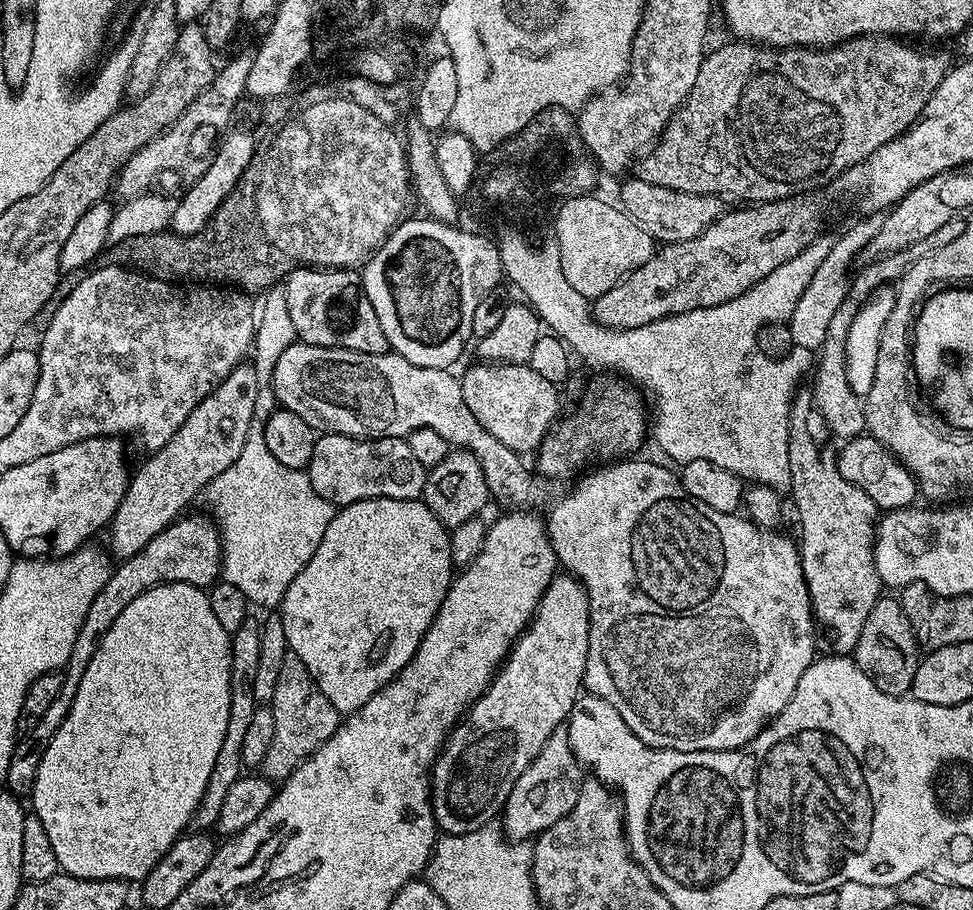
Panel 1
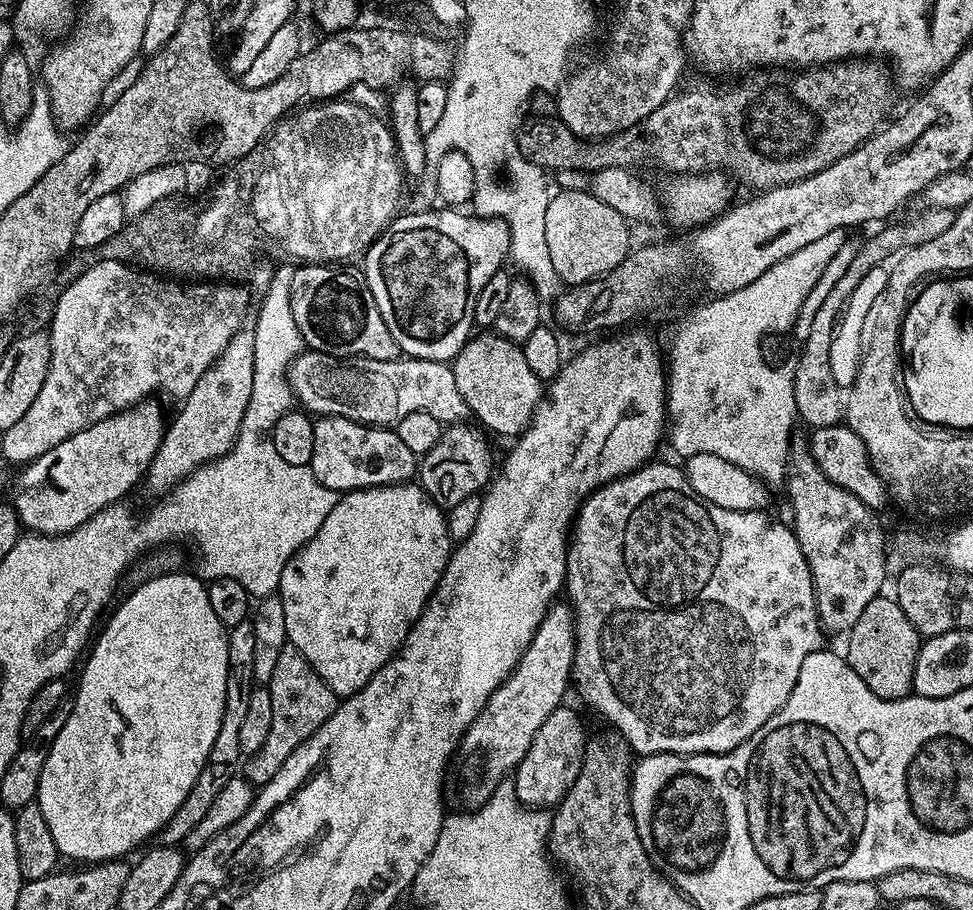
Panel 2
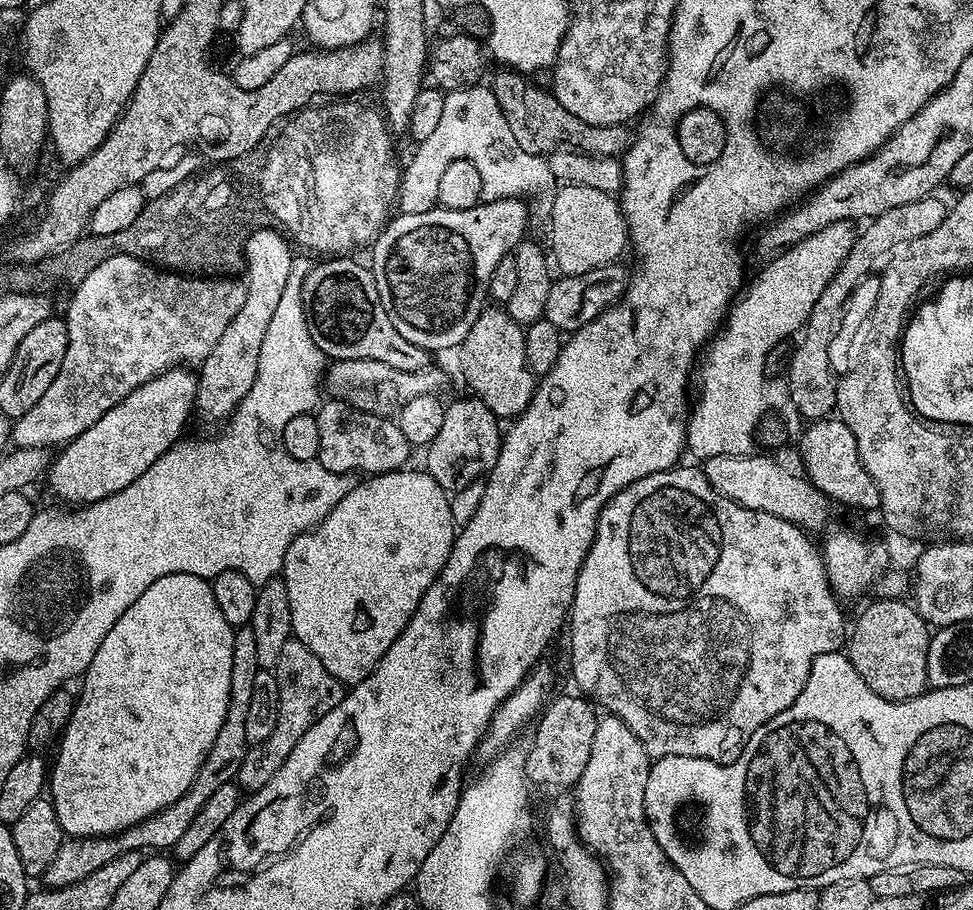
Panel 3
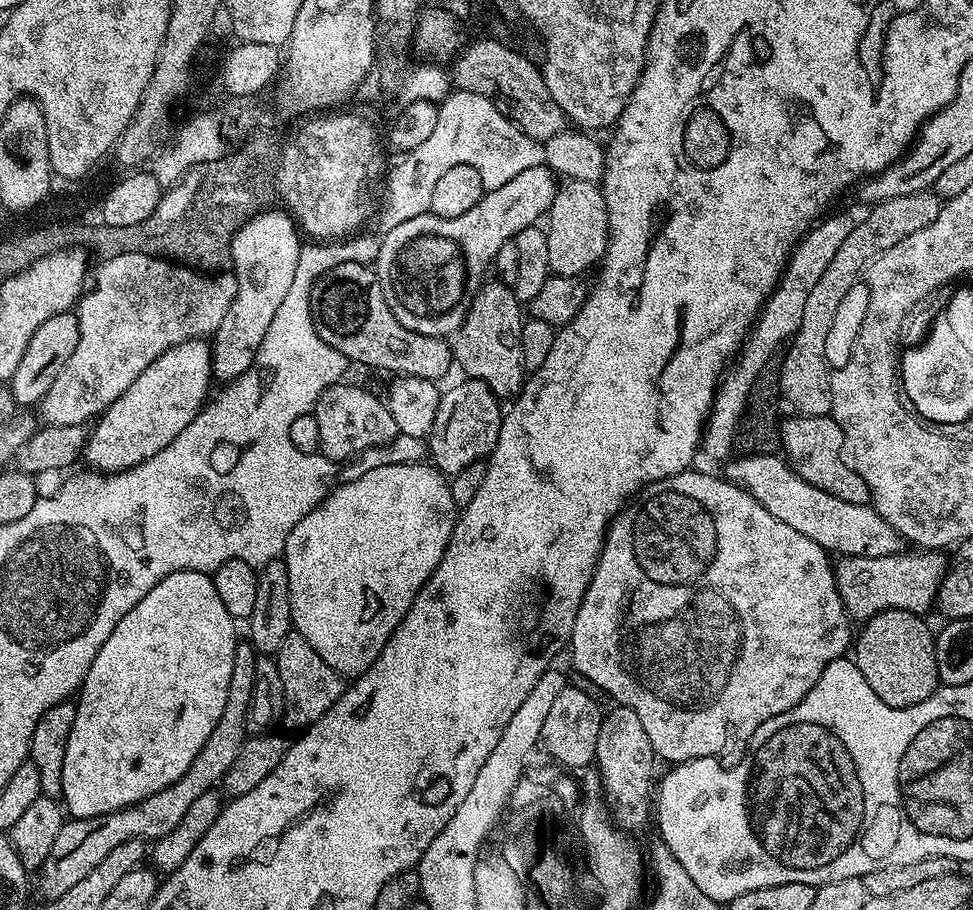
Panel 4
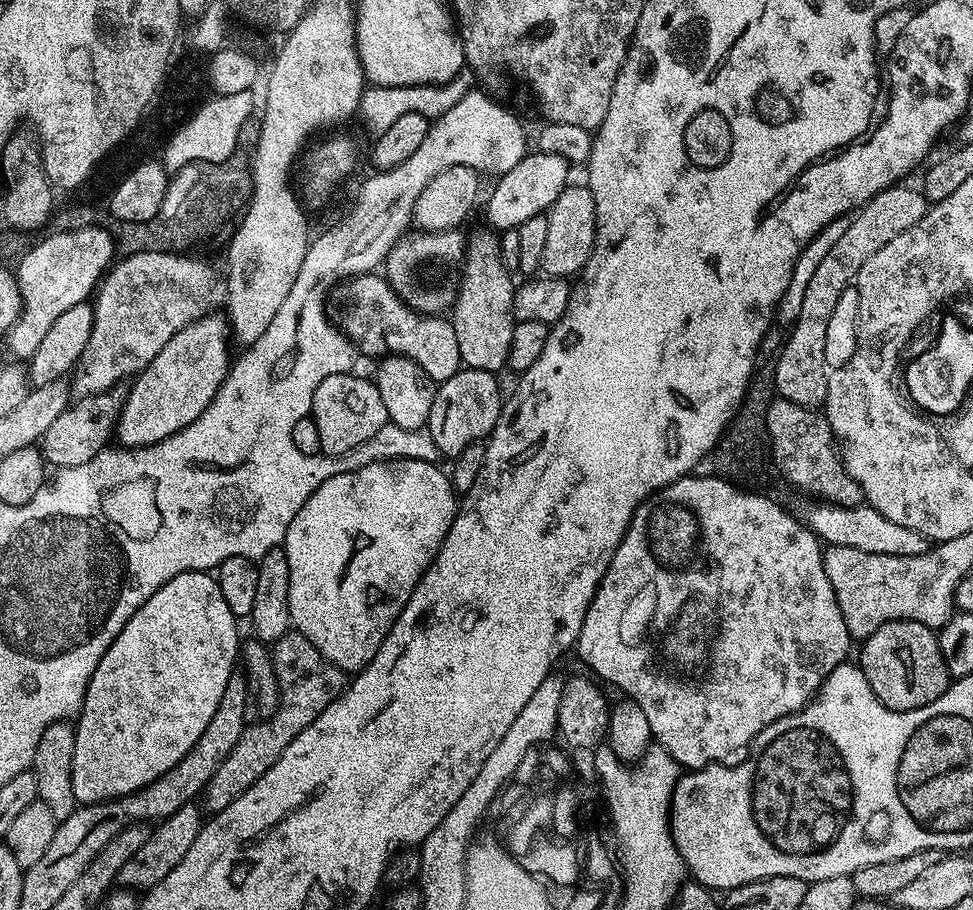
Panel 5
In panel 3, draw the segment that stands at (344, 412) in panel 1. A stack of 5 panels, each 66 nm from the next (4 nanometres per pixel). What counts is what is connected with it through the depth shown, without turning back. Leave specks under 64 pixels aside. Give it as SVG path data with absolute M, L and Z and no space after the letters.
M337 360L327 365L322 377L323 391L328 391L331 399L347 400L358 410L383 417L395 413L403 401L413 400L415 396L436 396L443 384L444 376L435 366L403 372L386 366L386 362L373 360Z

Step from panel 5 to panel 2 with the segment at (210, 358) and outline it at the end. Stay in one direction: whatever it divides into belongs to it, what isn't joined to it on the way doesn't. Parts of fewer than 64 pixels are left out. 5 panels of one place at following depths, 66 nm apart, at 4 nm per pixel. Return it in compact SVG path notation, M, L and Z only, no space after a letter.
M149 398L134 405L127 412L119 412L102 422L96 422L86 430L78 430L66 442L58 442L46 454L37 460L30 460L23 465L20 481L15 481L16 500L14 507L21 525L29 533L46 536L62 536L65 532L72 532L82 526L90 518L111 504L123 501L124 495L145 479L148 467L152 464L154 454L158 450L166 431L164 412L156 405L155 399Z

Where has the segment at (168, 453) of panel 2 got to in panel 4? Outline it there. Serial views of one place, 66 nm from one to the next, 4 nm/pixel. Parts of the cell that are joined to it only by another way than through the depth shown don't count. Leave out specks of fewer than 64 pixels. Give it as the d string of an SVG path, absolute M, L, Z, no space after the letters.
M257 211L232 234L230 268L238 282L238 294L234 302L230 302L230 310L226 310L226 318L218 326L211 337L212 374L217 381L231 382L239 378L254 362L258 354L258 346L262 346L262 338L266 338L266 330L270 330L270 322L274 322L274 313L282 307L290 285L294 283L294 270L298 267L298 258L302 247L302 236L297 223L287 211Z

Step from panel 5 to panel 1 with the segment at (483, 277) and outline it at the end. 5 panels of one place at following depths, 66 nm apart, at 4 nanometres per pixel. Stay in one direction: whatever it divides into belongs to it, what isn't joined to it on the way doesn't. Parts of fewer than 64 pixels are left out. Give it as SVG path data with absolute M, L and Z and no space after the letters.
M476 362L459 377L462 398L470 406L470 414L482 422L498 442L510 446L510 450L527 454L535 453L544 435L551 430L561 415L562 396L557 385L546 382L546 378L534 374L527 364L498 364L495 362Z

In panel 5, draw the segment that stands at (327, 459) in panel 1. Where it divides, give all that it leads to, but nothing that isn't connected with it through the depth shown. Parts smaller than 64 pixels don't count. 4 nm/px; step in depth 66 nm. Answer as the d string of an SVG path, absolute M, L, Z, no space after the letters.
M352 372L330 374L330 378L322 378L318 382L318 390L314 390L311 417L318 426L318 442L320 451L325 457L341 456L346 450L354 450L354 446L362 446L382 426L389 423L386 405L382 403L382 394L378 394L375 383L364 376L356 376Z

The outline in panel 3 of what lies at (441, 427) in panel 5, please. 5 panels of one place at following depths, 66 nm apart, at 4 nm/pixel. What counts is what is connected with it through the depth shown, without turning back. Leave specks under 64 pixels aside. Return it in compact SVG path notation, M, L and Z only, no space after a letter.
M467 399L456 400L445 407L442 430L438 430L438 438L434 438L426 446L426 471L432 475L434 482L438 482L438 486L442 486L449 494L481 479L494 466L494 462L498 462L502 439L501 421L481 400Z

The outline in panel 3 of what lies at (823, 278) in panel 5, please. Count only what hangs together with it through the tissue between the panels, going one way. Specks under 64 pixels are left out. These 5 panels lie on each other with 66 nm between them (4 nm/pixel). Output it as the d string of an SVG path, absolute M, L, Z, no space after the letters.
M933 194L931 196L925 196L923 200L919 200L918 202L910 202L906 206L894 206L894 210L886 210L886 214L882 214L881 216L875 217L875 219L873 219L871 221L871 223L869 223L867 225L867 227L865 227L865 228L868 228L868 227L869 228L866 229L865 232L863 229L863 231L861 231L859 233L859 235L857 235L856 241L854 242L854 246L850 250L850 254L846 254L846 258L842 262L842 266L838 266L838 270L834 274L834 278L830 278L830 282L828 283L826 288L824 290L822 290L822 294L818 294L818 300L816 302L814 302L814 308L812 310L810 310L810 314L808 315L808 320L804 323L803 329L799 333L798 339L795 341L795 343L797 342L796 353L793 354L792 361L790 361L788 364L788 376L786 375L786 383L788 385L788 398L789 398L791 407L793 409L796 407L797 410L800 411L801 414L805 416L805 418L806 418L805 421L811 422L814 420L822 420L822 419L831 417L833 415L833 412L834 412L834 409L836 406L837 381L834 379L834 376L833 376L833 380L832 380L831 374L828 373L828 363L830 363L832 360L832 356L831 356L832 340L830 337L828 337L828 324L834 323L835 320L838 319L839 316L843 314L844 307L847 306L848 299L850 299L852 296L852 291L854 291L855 288L858 287L859 284L862 283L863 280L866 279L867 276L871 274L872 267L875 266L876 260L881 259L880 261L883 261L885 259L885 257L887 257L889 255L889 253L891 253L893 250L895 250L897 248L902 247L906 242L910 242L914 238L922 238L922 234L930 234L930 230L938 230L938 226L942 226L942 222L945 220L946 217L948 217L949 205L947 203L943 204L943 202L940 201L938 197L939 197L939 195L936 195L936 194Z

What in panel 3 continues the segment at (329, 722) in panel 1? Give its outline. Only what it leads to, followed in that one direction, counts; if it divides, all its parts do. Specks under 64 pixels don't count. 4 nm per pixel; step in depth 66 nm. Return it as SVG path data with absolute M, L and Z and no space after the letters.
M295 638L282 646L282 654L278 657L274 675L278 682L280 703L276 708L274 734L270 734L266 742L249 747L235 778L235 783L248 794L266 786L266 782L270 782L270 778L278 774L282 762L290 758L290 750L298 746L298 738L302 738L302 734L306 734L306 730L310 730L310 726L314 726L314 722L318 722L322 714L330 714L330 710L334 710L334 706L338 706L338 702L346 694L345 685L338 678L334 678L334 674L330 674L330 670L326 670L326 666L322 666L322 662L314 658L314 654L310 654L310 650L301 640Z

